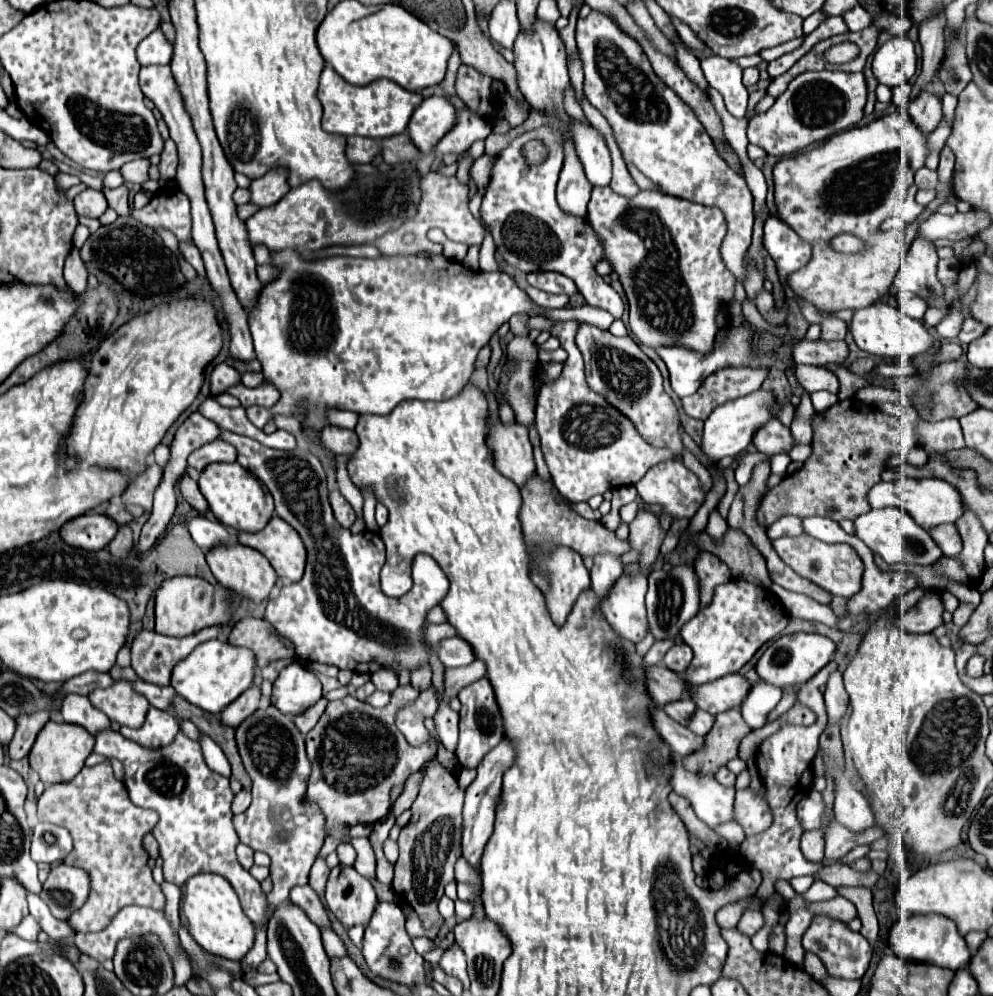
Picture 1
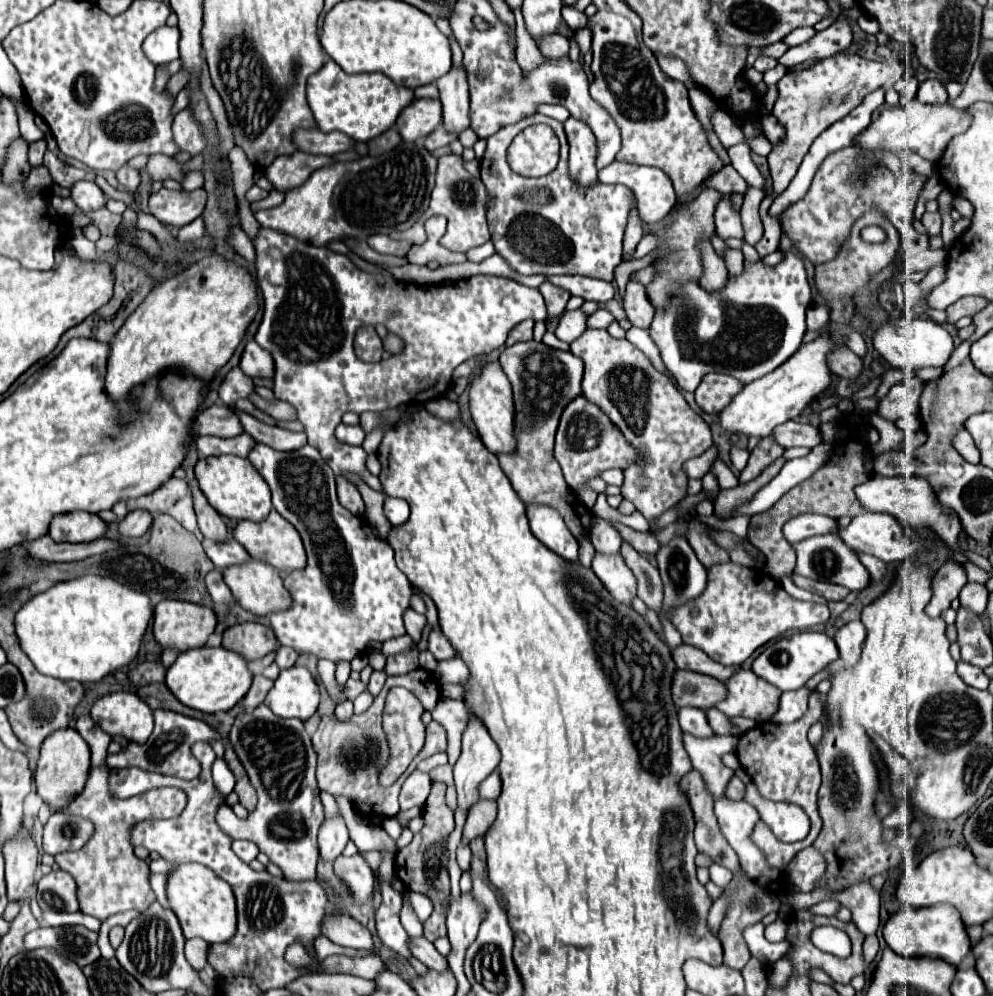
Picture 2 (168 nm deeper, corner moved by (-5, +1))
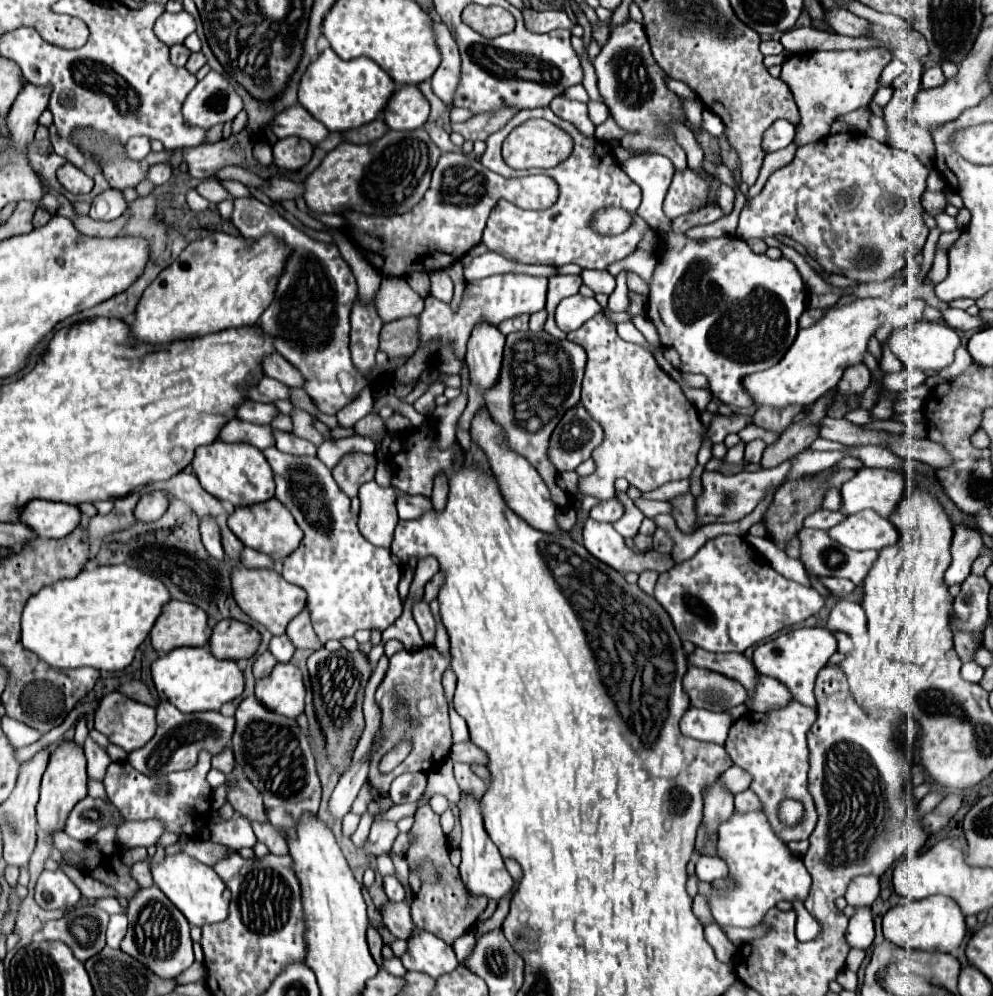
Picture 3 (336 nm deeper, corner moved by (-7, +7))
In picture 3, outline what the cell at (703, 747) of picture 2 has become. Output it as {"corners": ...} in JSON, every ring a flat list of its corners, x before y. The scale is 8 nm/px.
{"corners":[[717,781,715,787,709,787,705,791,705,813,701,825,705,827,707,835,717,837,719,825,725,823,733,813,733,795,727,795,727,791,723,791,721,787,721,781]]}

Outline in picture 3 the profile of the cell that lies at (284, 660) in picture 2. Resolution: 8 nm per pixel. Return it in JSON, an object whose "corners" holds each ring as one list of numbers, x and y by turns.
{"corners":[[303,609,289,625,287,625,287,635,293,641,293,645,297,649,321,649,321,641,317,639,313,627,311,627,311,619,309,619,309,611]]}

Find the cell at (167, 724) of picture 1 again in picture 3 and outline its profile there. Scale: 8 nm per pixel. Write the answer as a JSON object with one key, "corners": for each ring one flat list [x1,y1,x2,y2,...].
{"corners":[[159,703,157,707,157,733,153,735,153,739,129,753,129,763,131,767,135,767,139,773,143,771,143,775,149,777,161,777,173,771,181,771,181,769,191,769,197,763,197,755,201,751,211,751,211,755,221,753,225,747,229,747,231,743,231,735,235,731,235,719,233,717,225,717,219,711,205,711,205,713,181,713,177,707,173,707,171,703]]}

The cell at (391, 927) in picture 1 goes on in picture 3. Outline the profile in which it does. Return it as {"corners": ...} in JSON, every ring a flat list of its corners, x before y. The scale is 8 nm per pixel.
{"corners":[[385,877,385,879,383,879,383,889,385,889,387,897,393,899,393,901,403,901,403,899,405,899,405,889,403,889,403,885,399,883,397,877]]}

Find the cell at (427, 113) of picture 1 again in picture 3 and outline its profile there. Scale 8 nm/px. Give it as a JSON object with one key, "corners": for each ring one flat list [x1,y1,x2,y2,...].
{"corners":[[405,85,393,91,395,95,389,97,383,119,389,129,395,131,411,131,423,127,429,117,429,101,415,85]]}

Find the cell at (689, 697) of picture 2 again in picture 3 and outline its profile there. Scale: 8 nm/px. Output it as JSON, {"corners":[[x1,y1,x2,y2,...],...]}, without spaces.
{"corners":[[693,665,687,669,683,677,683,689,689,695,693,707,709,709,709,711,729,711,731,707,745,703,749,695,747,689,735,679]]}

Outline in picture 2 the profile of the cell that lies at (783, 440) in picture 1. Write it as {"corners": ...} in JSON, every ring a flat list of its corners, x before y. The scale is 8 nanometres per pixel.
{"corners":[[787,421,787,423,777,425,773,429,771,437,783,449,789,449,789,447,809,447,809,449,813,449,821,441,817,427,807,425,807,423,797,423,797,421]]}

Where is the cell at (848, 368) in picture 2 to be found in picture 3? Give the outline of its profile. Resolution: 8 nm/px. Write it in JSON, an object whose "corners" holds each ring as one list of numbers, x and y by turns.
{"corners":[[859,363,855,367,849,367,843,373,843,379,839,381,837,391,841,395,859,395,869,387,869,383,871,383,871,373,863,363]]}

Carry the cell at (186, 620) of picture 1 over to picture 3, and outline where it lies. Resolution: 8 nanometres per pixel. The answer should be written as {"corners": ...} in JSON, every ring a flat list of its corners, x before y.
{"corners":[[171,601,151,629,151,645,157,653,169,653,177,647,205,647,209,643,207,613,193,603]]}

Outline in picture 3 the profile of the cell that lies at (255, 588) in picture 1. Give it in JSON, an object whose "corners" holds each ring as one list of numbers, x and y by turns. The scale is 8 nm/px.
{"corners":[[237,567,231,573,233,577,233,597,237,605,257,623,267,627,273,635,285,633,287,623,299,615,305,607,305,591,301,587,291,585,285,581,277,571,273,569,247,569,247,567]]}

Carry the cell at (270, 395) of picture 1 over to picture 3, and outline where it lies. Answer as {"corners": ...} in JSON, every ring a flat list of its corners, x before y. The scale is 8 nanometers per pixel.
{"corners":[[293,409,291,419,293,419,293,433,299,435,301,439,307,439,307,441,311,441,311,443,317,445,317,447,325,441,323,435,319,435,319,431,315,431,313,419,311,419,311,415,309,415,307,411,303,411,303,409]]}

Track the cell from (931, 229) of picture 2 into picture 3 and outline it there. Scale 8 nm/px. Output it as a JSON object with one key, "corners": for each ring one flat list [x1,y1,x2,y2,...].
{"corners":[[925,189,921,203,923,203,925,209,941,209,941,207,947,205,943,191,929,191,929,189]]}

